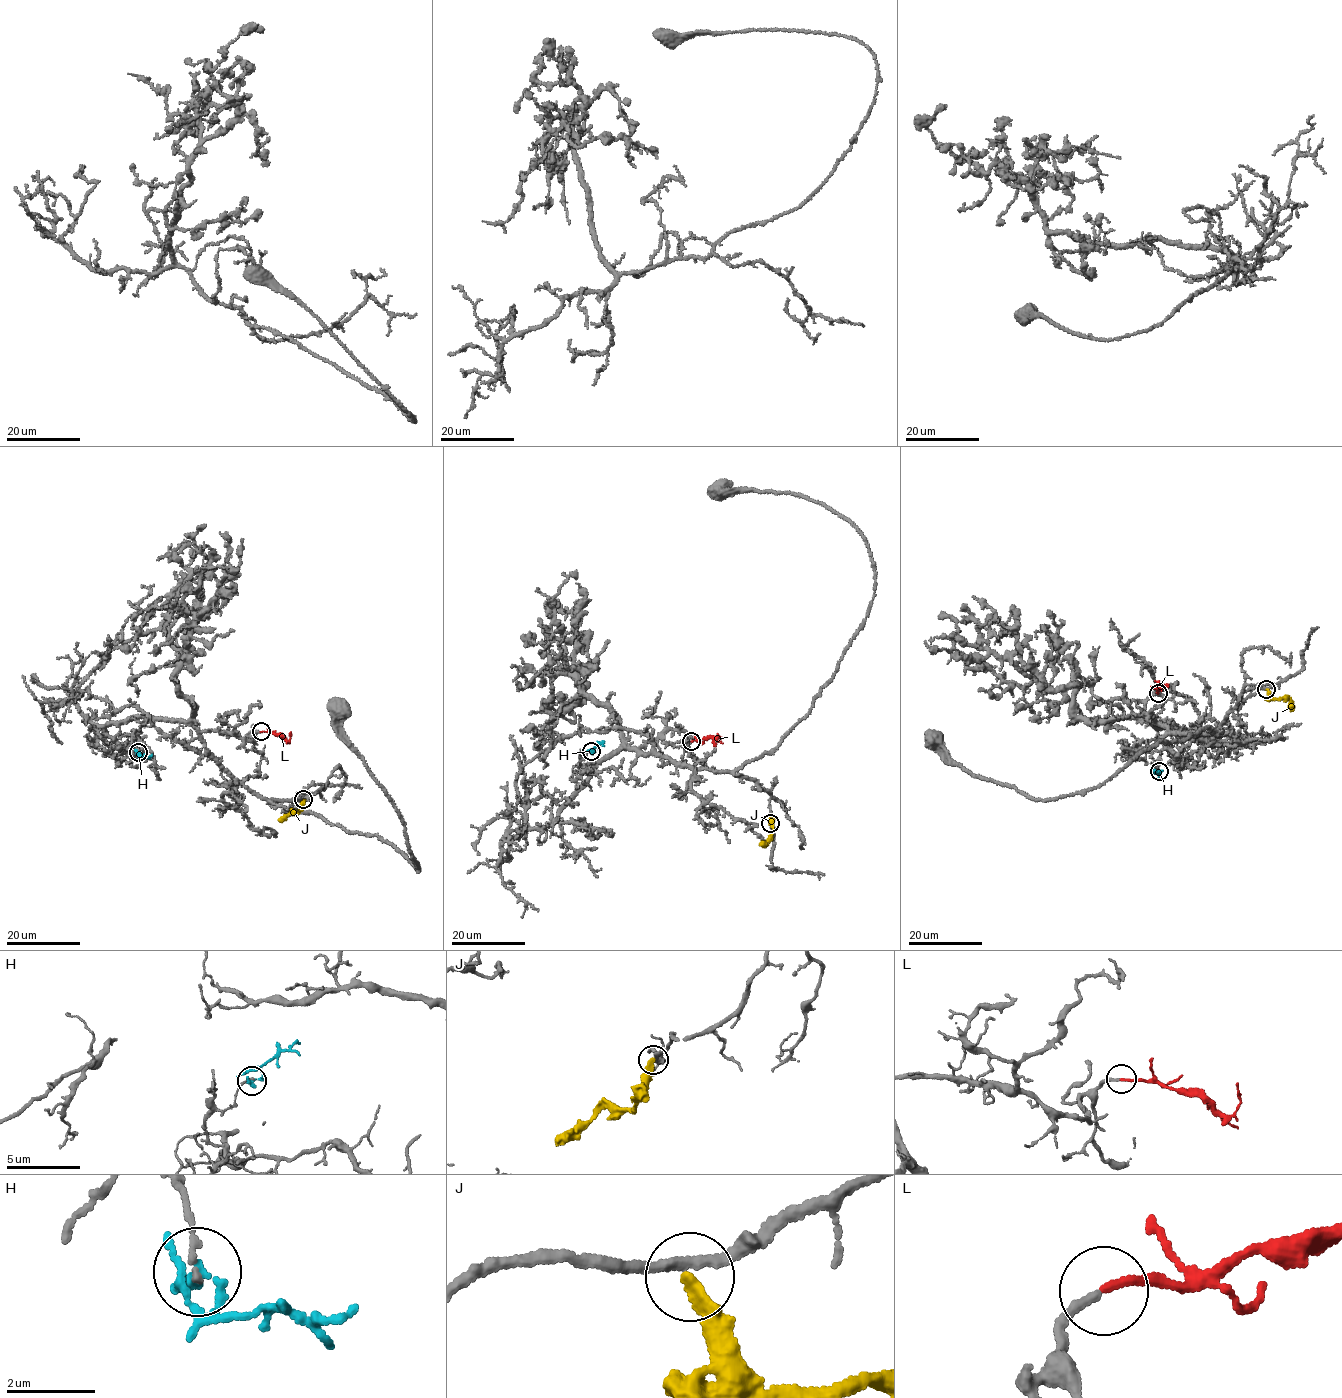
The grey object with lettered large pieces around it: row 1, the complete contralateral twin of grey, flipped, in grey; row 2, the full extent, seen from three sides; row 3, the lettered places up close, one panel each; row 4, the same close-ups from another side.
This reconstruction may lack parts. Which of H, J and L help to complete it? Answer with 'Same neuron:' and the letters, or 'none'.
Same neuron: L

